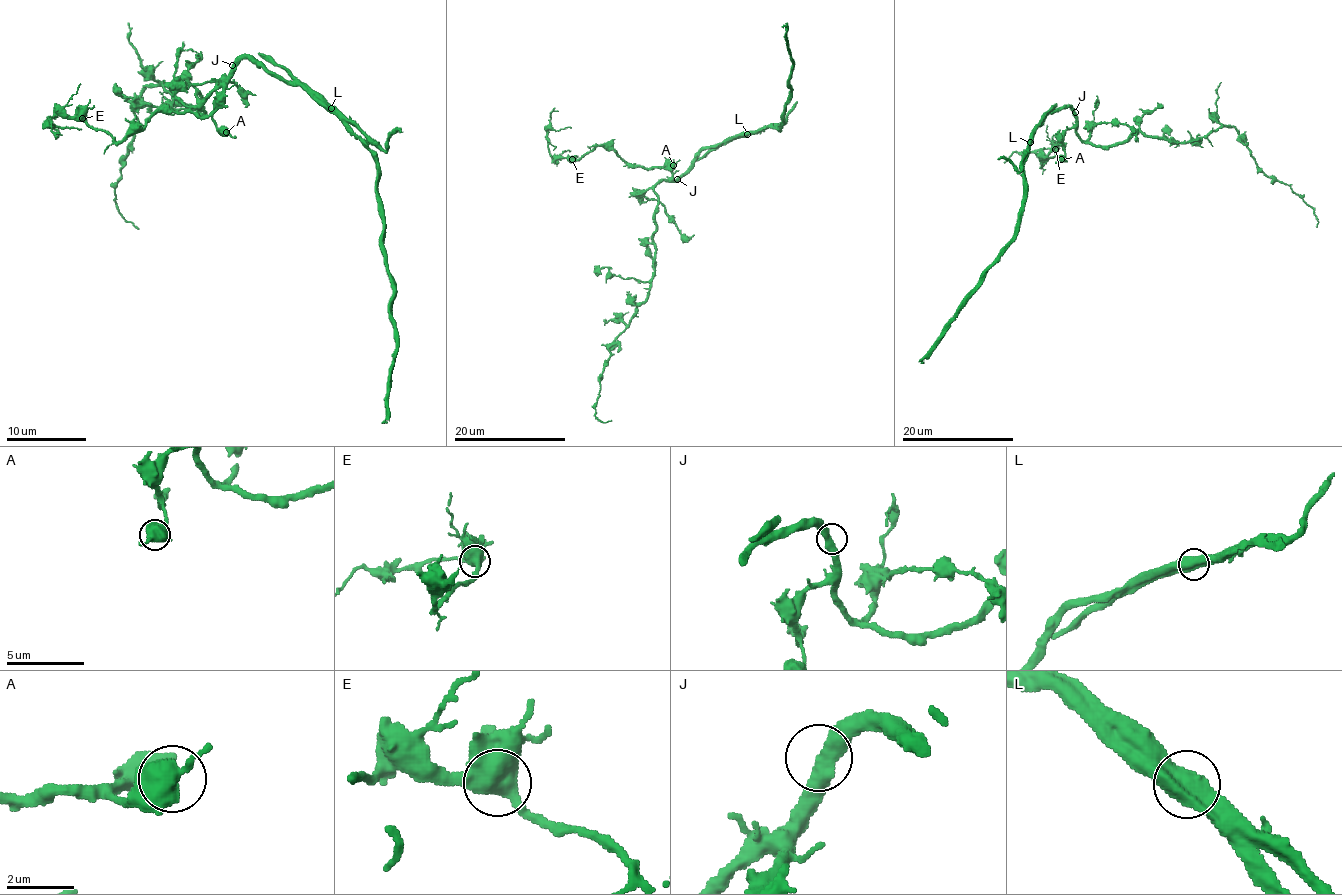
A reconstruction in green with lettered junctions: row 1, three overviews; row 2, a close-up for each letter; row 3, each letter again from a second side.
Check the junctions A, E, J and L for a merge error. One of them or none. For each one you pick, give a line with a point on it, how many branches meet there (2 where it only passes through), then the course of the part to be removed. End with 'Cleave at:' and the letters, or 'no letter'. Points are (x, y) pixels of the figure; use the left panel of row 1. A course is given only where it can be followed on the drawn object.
L: at (331, 108); 2 branches meet; foreign part runs (332, 108), (338, 108), (383, 148), (397, 130), (403, 132)
Cleave at: L

